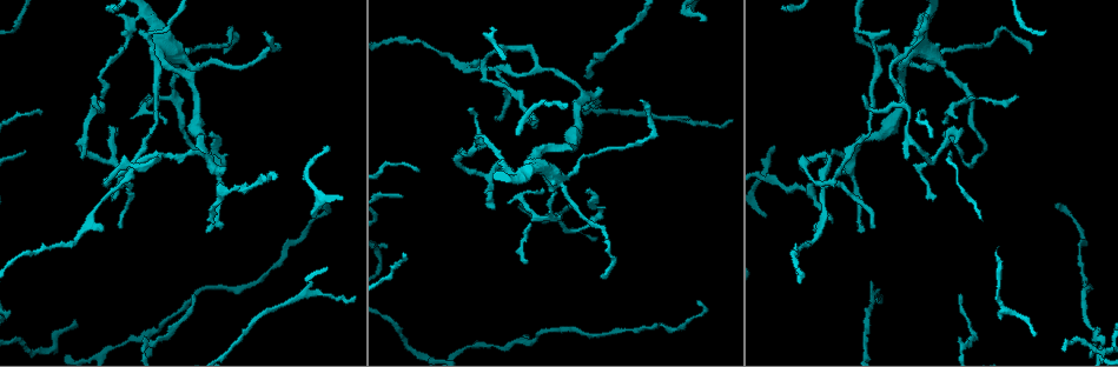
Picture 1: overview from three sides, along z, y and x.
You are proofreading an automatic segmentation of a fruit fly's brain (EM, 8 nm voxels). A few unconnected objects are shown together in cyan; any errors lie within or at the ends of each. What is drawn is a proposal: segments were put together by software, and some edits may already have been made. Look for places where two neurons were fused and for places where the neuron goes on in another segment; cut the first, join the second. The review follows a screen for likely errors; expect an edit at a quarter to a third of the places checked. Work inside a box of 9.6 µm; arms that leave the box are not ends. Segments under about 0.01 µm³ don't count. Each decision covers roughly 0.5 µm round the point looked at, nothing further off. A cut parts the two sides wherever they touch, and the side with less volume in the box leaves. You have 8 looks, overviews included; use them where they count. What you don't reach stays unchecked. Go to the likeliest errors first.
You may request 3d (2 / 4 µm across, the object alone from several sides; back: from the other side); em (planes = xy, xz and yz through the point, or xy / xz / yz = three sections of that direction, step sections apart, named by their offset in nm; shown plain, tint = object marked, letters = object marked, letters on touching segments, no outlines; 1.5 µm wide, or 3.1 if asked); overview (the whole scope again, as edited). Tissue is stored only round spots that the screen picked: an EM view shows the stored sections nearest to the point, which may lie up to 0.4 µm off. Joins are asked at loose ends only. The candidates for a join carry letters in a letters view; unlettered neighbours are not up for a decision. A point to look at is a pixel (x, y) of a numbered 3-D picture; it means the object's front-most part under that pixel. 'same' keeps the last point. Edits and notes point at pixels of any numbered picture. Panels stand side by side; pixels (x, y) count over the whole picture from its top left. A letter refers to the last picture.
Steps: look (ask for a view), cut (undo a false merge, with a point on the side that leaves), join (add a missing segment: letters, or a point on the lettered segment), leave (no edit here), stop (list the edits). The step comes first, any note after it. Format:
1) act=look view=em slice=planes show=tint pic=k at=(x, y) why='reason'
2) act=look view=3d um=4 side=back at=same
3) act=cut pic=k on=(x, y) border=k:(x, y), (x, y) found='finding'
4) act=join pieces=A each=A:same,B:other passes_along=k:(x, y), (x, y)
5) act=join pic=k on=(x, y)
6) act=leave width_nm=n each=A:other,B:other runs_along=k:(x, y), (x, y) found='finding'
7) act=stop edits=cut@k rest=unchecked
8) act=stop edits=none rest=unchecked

act=look view=em slice=planes show=letters pic=1 at=(592, 77) why='tapers out'

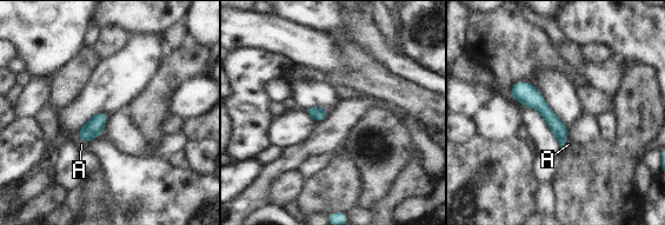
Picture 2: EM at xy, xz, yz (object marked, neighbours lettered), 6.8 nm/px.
act=join pieces=A width_nm=90 each=A:same passes_along=2:(558, 127), (565, 143), (569, 144) found='the neuron continues'

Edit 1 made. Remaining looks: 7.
act=look view=em slice=planes show=letters pic=1 at=(170, 49)

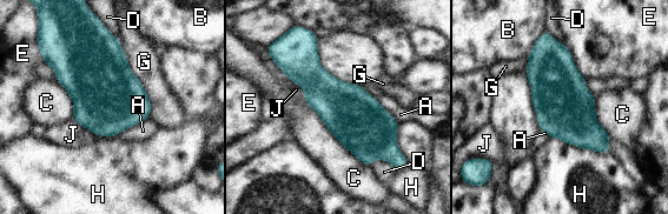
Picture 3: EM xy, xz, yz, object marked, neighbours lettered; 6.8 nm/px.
act=leave each=A:other,B:other,C:other,D:other,E:other,G:other,H:other,J:other border=3:(306, 102), (328, 129), (369, 166) found='all the same neuron'

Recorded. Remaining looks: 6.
act=look view=3d um=4 pic=1 at=(263, 33) why='end of a long branch'

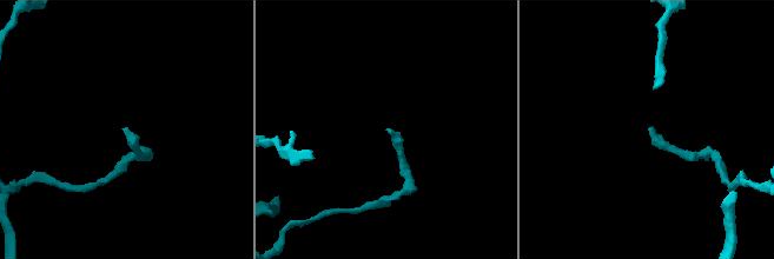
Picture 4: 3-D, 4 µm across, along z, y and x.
act=look view=em slice=xy step=4 show=letters pic=4 at=(125, 132)

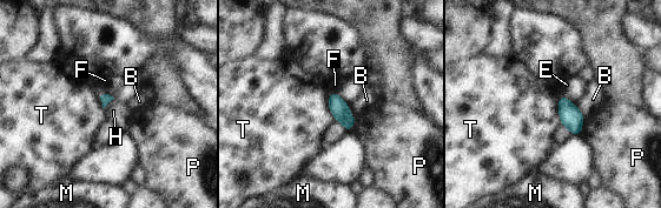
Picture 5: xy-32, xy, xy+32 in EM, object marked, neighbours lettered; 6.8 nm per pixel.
act=leave each=B:other,E:other,F:other,H:other,M:other,P:other,T:other border=5:(562, 93), (559, 99), (560, 125) found='no lettered segment goes on from it'

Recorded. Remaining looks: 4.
act=look view=em slice=planes show=tint pic=1 at=(601, 274) why='long arm stops here'

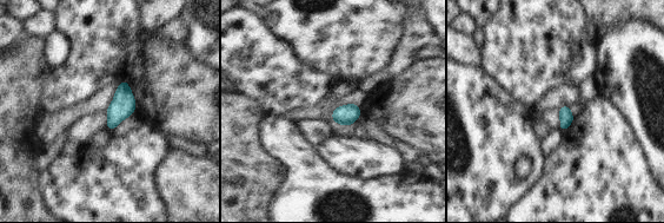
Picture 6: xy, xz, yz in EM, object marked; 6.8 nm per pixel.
act=look view=em slice=planes show=letters at=same

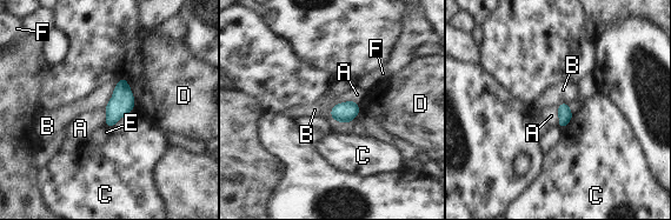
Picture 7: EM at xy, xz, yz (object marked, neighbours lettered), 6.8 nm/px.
act=leave each=A:other,B:other,C:other,D:other,E:other,F:other border=7:(358, 101), (343, 101), (333, 106) found='none of them fits'

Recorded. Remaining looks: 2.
act=stop edits=join@2 rest=unchecked

